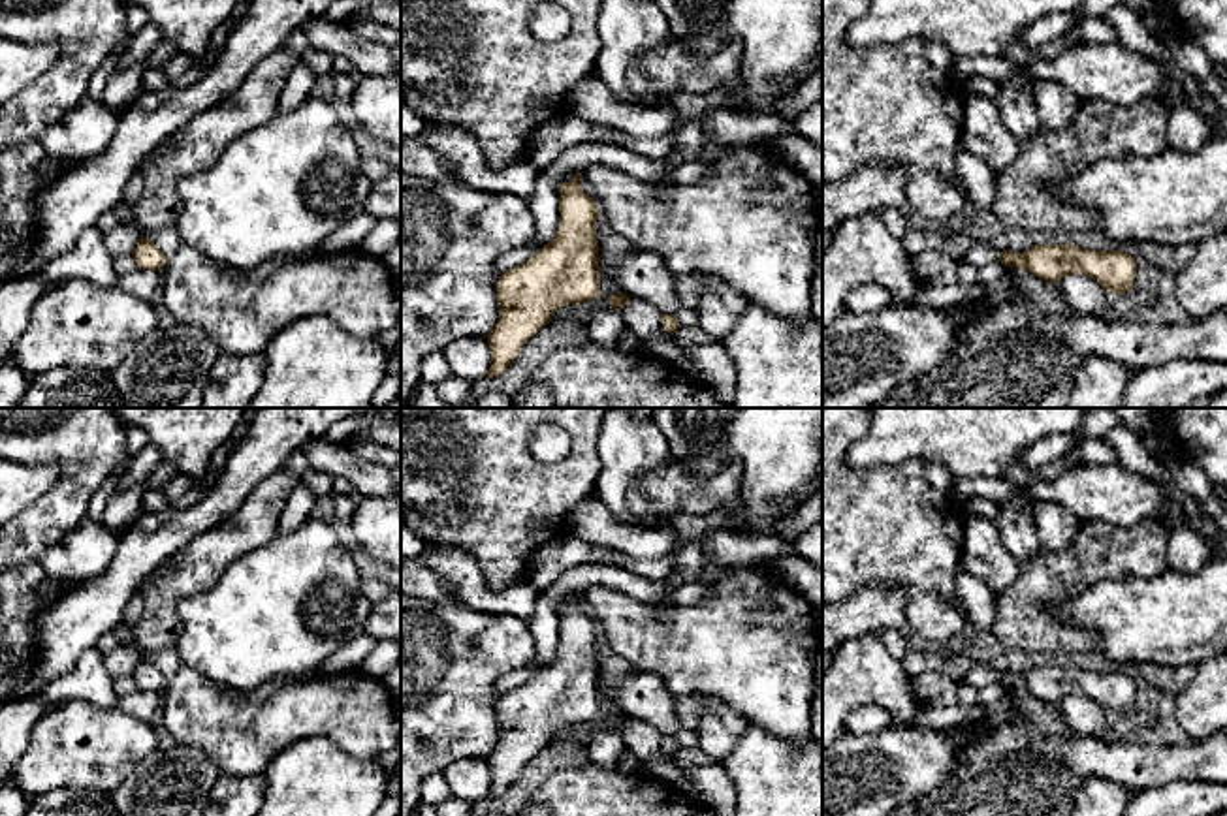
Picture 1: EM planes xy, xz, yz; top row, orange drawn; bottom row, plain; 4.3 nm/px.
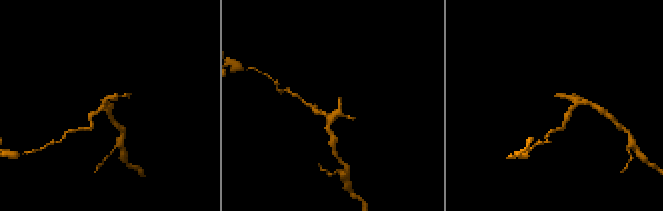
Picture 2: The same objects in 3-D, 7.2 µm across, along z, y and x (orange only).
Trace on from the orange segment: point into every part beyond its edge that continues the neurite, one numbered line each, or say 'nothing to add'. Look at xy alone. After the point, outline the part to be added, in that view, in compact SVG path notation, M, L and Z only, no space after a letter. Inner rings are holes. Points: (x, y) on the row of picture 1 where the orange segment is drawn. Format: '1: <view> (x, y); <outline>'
nothing to add

